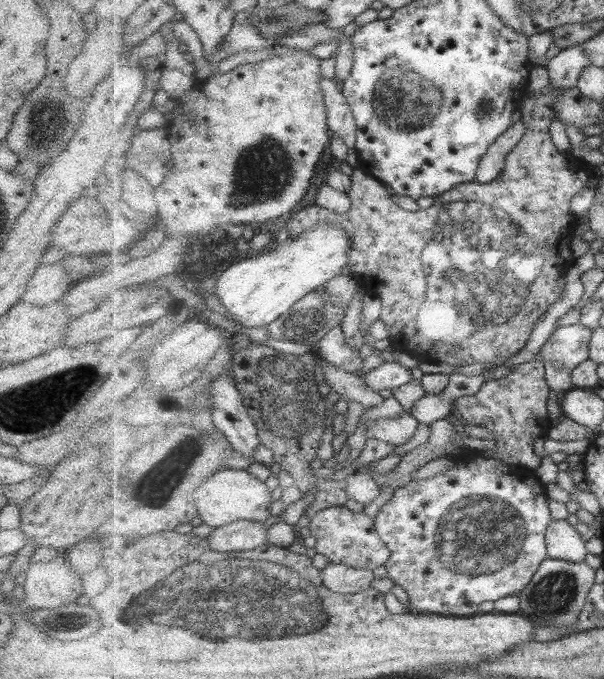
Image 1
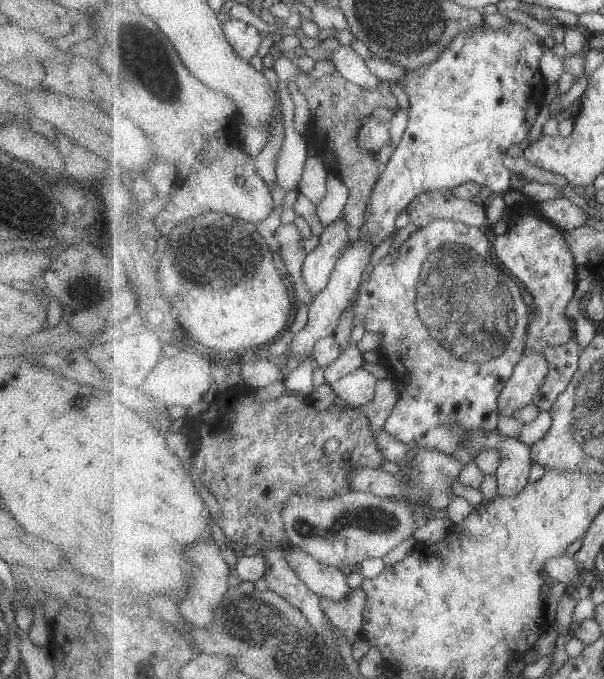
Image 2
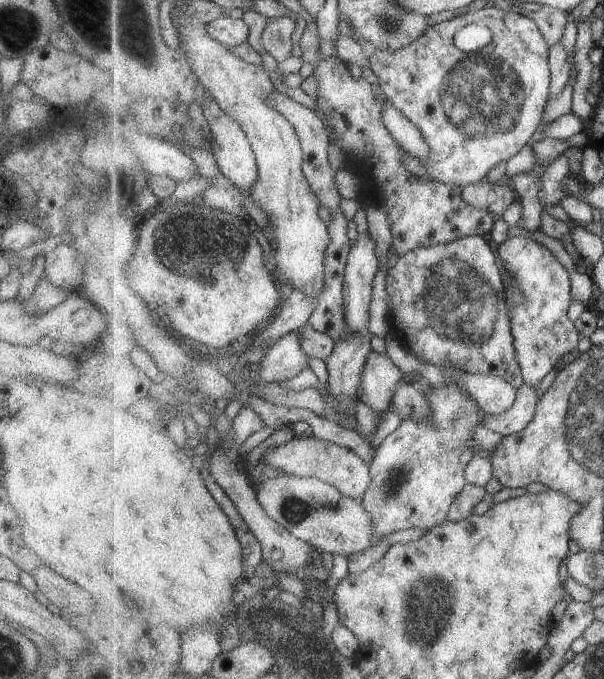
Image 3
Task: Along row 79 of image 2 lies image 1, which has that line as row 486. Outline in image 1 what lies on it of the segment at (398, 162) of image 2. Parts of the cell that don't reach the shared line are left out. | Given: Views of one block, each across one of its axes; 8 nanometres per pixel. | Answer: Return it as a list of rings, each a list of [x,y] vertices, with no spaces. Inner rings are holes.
[[[473,456],[463,462],[453,464],[447,472],[435,474],[431,478],[413,480],[399,487],[393,496],[381,507],[376,515],[377,532],[392,549],[392,558],[386,564],[386,572],[399,584],[409,596],[410,610],[421,613],[437,613],[453,617],[472,617],[479,614],[479,606],[483,602],[499,600],[503,596],[518,595],[532,581],[541,563],[548,558],[548,544],[545,532],[554,518],[546,494],[546,485],[535,474],[535,470],[520,465],[509,464],[493,457]]]

